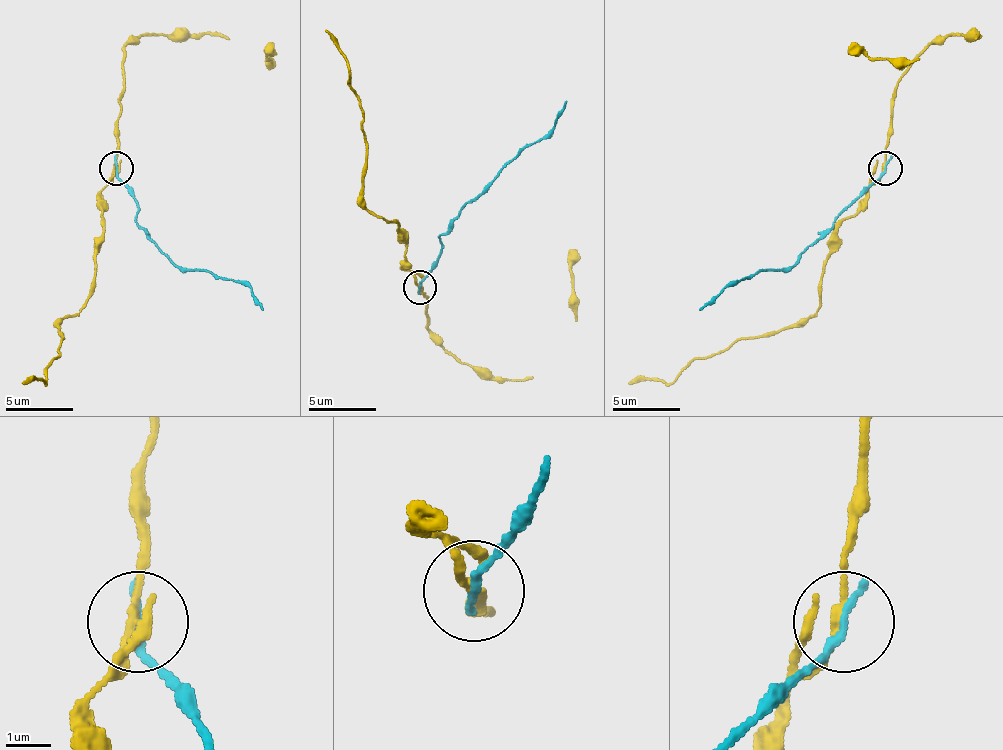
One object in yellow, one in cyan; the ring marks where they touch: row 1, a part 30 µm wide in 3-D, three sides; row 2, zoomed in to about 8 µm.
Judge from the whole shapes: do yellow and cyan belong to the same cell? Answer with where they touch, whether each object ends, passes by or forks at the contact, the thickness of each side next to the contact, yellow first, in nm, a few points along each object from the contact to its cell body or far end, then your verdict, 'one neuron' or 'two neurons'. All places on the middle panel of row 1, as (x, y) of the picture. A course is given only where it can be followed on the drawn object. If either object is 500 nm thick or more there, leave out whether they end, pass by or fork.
(420, 287) | yellow passes by | cyan ends | 160/220 nm | yellow via (419, 288), (405, 267), (405, 240), (398, 223), (385, 223), (365, 207), (361, 98), (344, 54), (324, 31) | cyan via (419, 288), (419, 281), (439, 257), (439, 237), (480, 193), (547, 132), (567, 102) | two neurons

